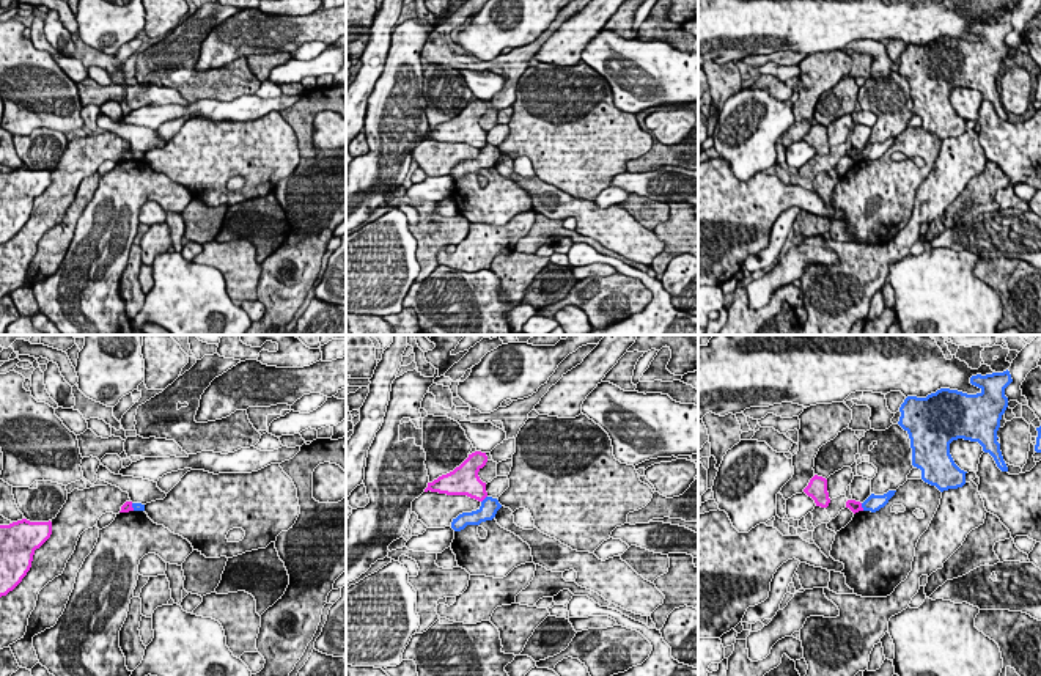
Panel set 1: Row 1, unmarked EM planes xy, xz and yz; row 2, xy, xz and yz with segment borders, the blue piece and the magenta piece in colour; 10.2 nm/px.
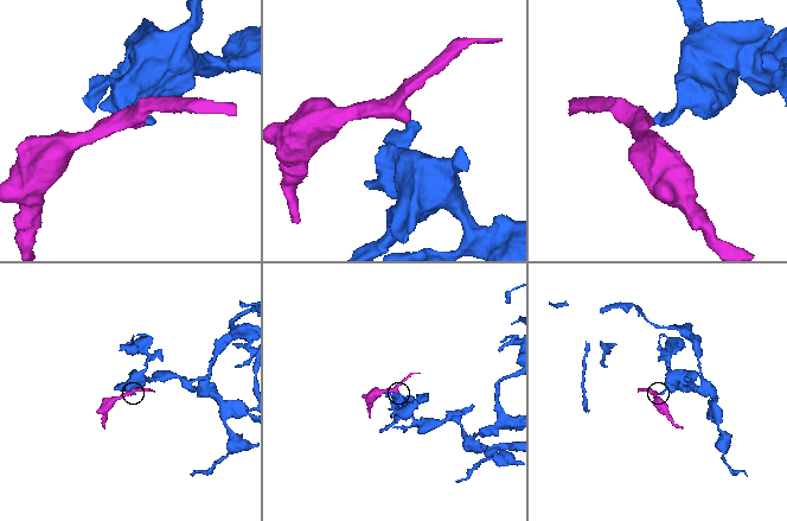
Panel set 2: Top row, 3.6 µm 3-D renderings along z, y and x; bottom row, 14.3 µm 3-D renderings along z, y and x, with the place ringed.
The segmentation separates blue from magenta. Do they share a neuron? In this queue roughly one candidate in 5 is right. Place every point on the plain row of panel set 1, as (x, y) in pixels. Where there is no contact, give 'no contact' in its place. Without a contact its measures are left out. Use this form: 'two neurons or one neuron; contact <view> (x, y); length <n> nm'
two neurons; contact yz (862, 154); length 90 nm

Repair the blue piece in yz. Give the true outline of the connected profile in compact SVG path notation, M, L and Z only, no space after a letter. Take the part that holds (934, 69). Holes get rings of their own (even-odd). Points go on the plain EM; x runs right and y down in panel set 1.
M1010 19L977 22L970 31L981 39L967 42L940 36L926 46L907 44L899 55L898 72L909 82L912 113L921 118L921 127L940 140L966 132L966 121L951 102L950 91L958 86L978 90L1002 119L1003 108L997 79L1008 55L1005 36L1013 30Z

